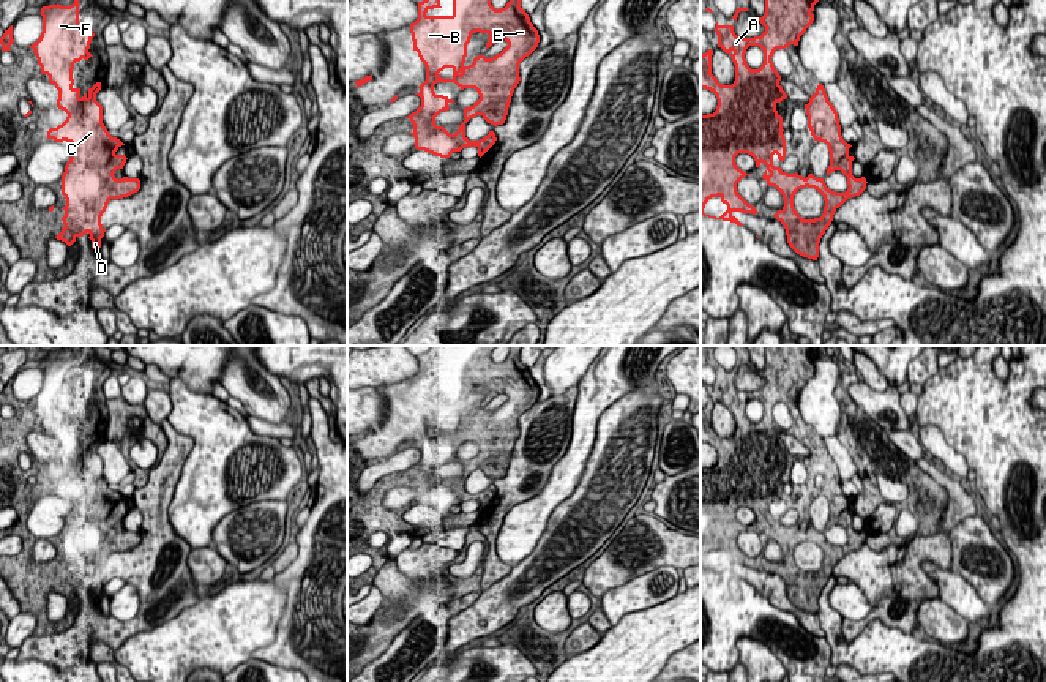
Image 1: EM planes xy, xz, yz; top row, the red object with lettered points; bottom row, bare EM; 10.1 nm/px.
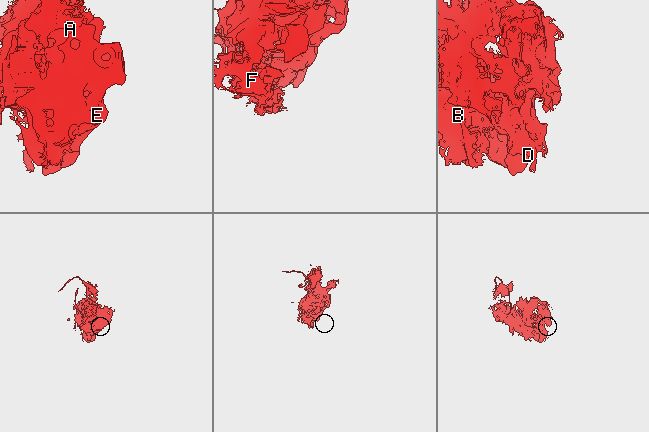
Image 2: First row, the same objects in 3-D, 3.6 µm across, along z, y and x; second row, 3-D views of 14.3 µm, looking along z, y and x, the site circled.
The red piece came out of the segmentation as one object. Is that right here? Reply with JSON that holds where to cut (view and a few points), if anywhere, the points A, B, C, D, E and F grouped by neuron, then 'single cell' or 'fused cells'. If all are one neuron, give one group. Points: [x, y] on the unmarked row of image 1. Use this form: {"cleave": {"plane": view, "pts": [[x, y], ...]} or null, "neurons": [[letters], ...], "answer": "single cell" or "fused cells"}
{"cleave": null, "neurons": [["A", "B", "C", "D", "E", "F"]], "answer": "single cell"}

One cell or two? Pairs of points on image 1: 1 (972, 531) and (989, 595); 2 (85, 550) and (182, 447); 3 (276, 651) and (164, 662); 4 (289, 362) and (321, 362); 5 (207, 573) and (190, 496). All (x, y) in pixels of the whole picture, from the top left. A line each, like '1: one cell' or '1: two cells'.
1: one cell
2: two cells
3: two cells
4: one cell
5: two cells

